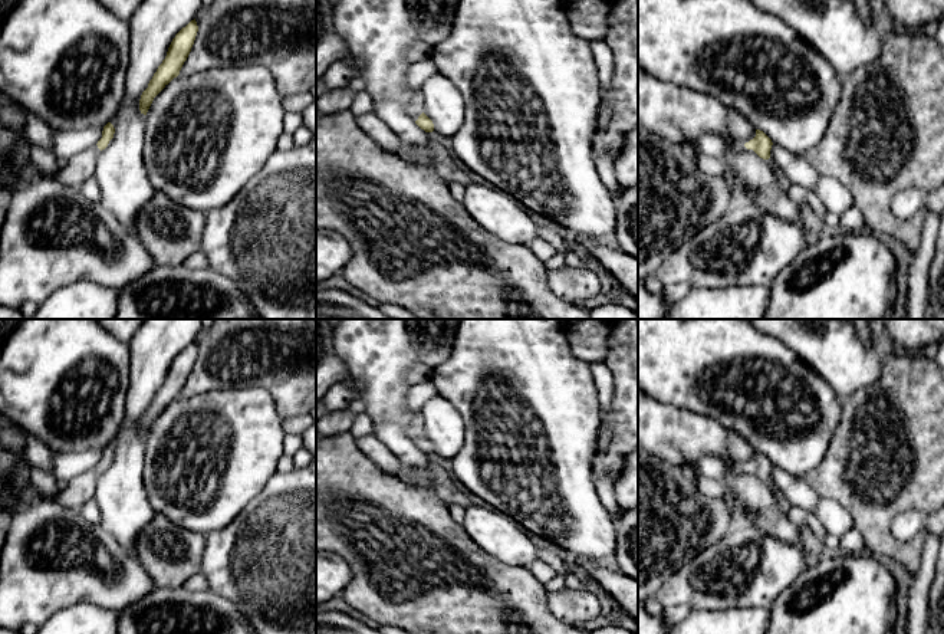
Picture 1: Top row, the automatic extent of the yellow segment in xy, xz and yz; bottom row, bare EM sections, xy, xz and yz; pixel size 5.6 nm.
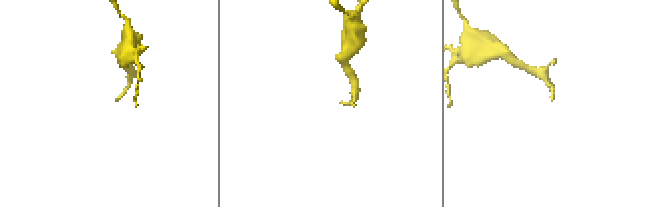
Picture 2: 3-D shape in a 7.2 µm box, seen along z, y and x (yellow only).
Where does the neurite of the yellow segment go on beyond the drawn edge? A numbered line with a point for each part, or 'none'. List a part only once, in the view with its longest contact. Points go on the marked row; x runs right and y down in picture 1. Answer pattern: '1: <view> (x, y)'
1: xz (414, 108)

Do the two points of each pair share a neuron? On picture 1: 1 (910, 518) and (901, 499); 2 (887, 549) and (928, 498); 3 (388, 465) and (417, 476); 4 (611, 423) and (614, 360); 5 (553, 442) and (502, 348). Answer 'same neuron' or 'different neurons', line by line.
1: different neurons
2: same neuron
3: different neurons
4: same neuron
5: same neuron

